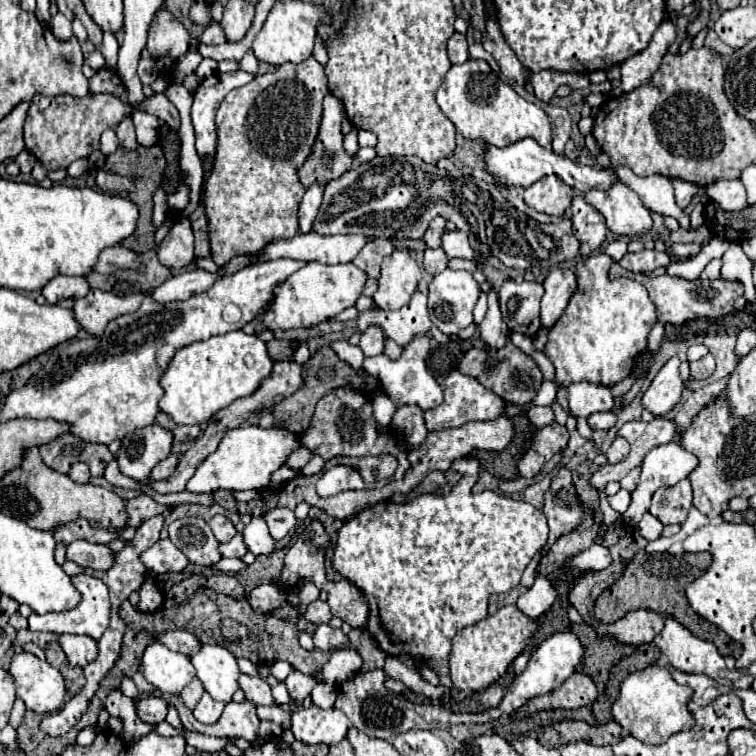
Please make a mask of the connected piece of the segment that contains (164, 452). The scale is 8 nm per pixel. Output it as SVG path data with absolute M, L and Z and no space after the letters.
M147 425L127 435L117 453L119 471L135 481L147 481L151 469L171 453L173 435L159 425Z

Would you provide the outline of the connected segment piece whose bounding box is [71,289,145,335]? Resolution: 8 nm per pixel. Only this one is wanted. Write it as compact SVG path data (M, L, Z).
M91 289L87 297L77 299L73 305L73 315L75 321L91 335L101 335L107 323L119 315L133 313L139 309L143 301L143 293L137 295L127 295L127 297L117 297L109 291L99 291Z

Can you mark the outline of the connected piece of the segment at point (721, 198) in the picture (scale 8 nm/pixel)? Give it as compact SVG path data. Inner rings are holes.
M739 179L715 181L715 183L707 185L707 195L715 203L719 203L725 211L741 211L749 205L747 195L745 195L745 187Z

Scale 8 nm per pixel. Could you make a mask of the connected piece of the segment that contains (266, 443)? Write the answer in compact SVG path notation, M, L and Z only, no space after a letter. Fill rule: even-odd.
M245 425L227 431L217 451L211 453L187 481L187 491L191 493L213 493L217 489L245 491L245 489L265 489L271 483L271 475L285 465L289 455L299 449L299 437L283 427L263 429L259 425Z

